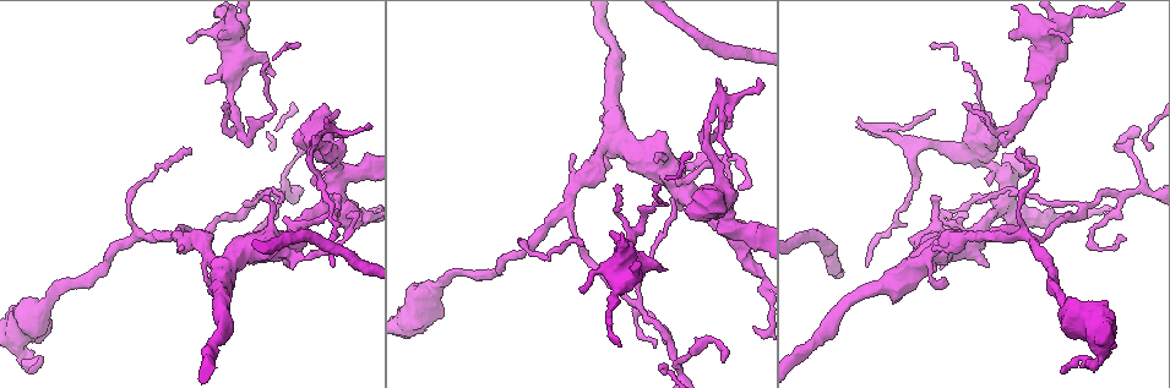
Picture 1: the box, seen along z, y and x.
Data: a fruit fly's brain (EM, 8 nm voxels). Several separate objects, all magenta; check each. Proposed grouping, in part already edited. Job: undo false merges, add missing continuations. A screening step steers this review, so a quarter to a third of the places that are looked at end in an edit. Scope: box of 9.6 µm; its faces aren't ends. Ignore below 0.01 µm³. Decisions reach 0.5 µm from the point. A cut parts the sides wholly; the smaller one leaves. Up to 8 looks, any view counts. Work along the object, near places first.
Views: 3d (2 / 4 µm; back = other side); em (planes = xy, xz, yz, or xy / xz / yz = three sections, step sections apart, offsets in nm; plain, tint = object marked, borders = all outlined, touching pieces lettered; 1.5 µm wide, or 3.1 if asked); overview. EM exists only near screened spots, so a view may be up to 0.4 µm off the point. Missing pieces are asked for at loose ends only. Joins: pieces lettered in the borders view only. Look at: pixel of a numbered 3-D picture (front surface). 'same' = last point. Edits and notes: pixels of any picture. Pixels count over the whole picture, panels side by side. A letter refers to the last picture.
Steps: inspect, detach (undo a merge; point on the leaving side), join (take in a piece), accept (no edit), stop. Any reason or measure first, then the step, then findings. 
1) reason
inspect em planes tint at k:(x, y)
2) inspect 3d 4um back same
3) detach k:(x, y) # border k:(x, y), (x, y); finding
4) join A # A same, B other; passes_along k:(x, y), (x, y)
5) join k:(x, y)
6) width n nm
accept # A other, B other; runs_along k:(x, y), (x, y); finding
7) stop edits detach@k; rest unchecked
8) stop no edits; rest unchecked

an open end
inspect em planes borders at 1:(1011, 36)

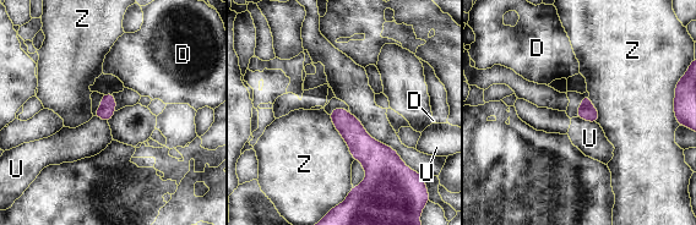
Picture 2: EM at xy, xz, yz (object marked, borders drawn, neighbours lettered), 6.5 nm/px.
longest_contact Z 340 nm
accept # D other, U other, Z other; border 2:(577, 116), (596, 124); none of them fits

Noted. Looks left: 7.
free end
inspect em planes borders at 1:(988, 183)

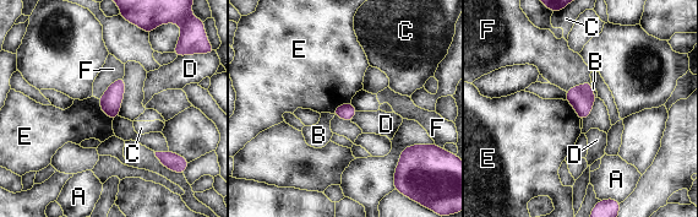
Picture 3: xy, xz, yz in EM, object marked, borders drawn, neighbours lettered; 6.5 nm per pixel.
longest_contact F 220 nm
accept # A other, B other, C other, D other, E other, F other; border 3:(98, 99), (99, 108), (113, 119); none of them fits

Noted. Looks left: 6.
inspect em xz step 8 borders at 1:(752, 328)

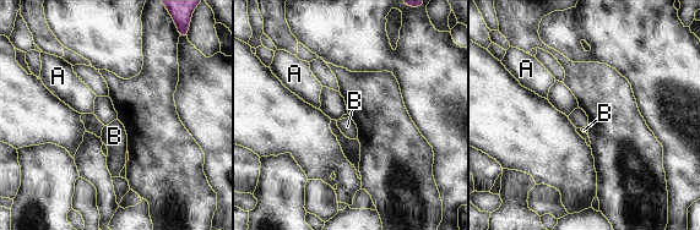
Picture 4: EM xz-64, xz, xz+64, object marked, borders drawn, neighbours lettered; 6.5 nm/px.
another direction
inspect em planes borders same

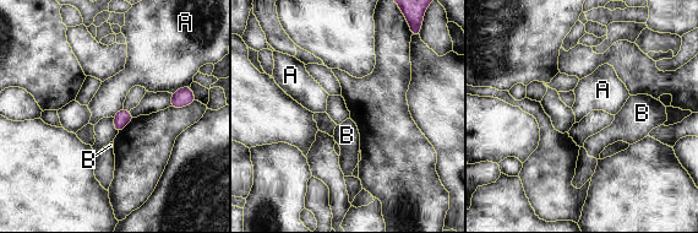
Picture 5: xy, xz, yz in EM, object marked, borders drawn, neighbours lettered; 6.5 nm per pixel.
width 100 nm
accept # A other, B other; border 5:(190, 85), (183, 86), (172, 93); no lettered piece goes on from it

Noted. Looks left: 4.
stop no edits; rest unchecked

